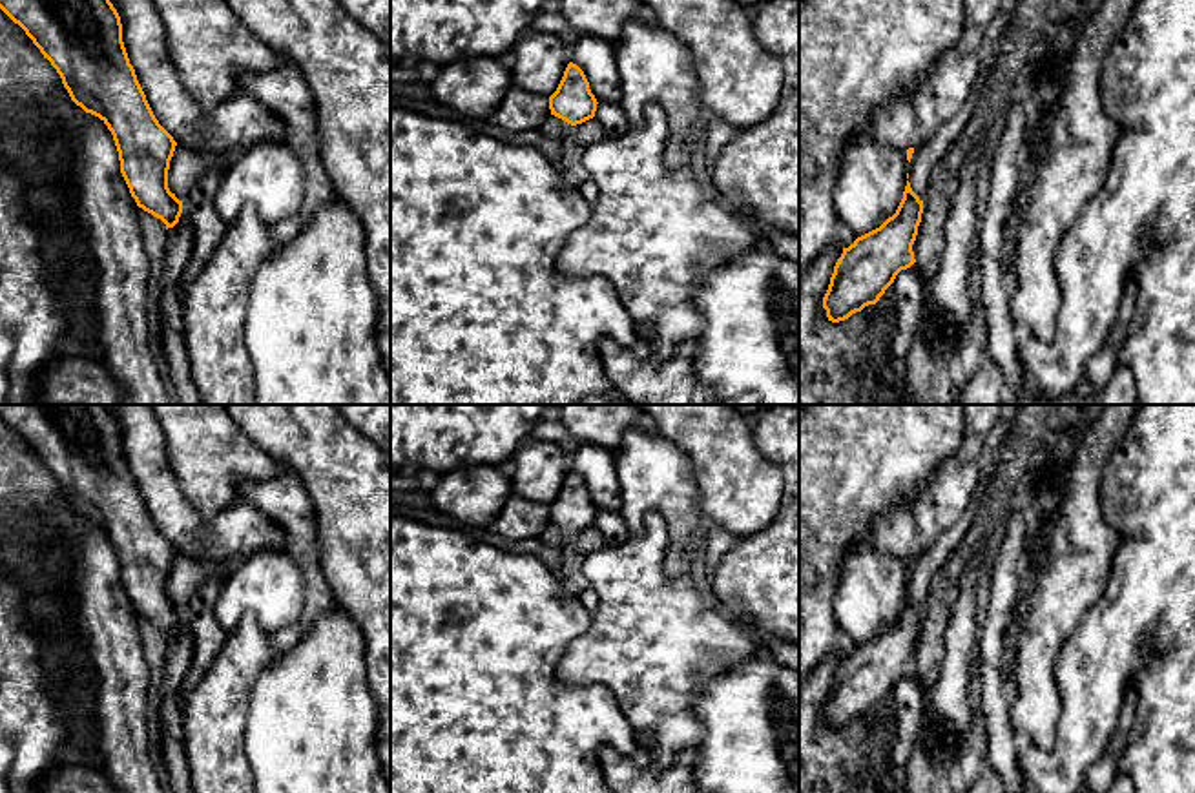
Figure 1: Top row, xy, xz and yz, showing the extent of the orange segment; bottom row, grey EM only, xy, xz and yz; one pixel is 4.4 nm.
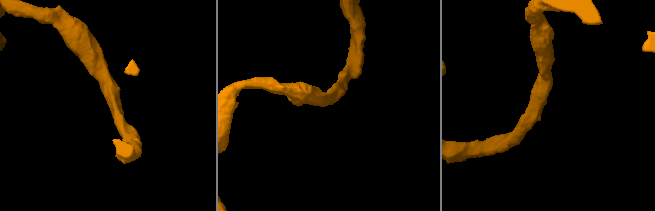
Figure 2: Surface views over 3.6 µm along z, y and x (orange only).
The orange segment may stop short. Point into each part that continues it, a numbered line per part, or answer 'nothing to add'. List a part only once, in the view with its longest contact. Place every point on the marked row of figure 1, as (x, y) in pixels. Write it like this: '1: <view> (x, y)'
nothing to add

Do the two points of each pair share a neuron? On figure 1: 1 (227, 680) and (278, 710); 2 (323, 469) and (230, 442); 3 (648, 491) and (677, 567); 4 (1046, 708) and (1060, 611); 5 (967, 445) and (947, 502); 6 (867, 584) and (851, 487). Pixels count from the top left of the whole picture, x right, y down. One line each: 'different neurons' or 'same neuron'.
1: different neurons
2: different neurons
3: same neuron
4: same neuron
5: same neuron
6: different neurons

